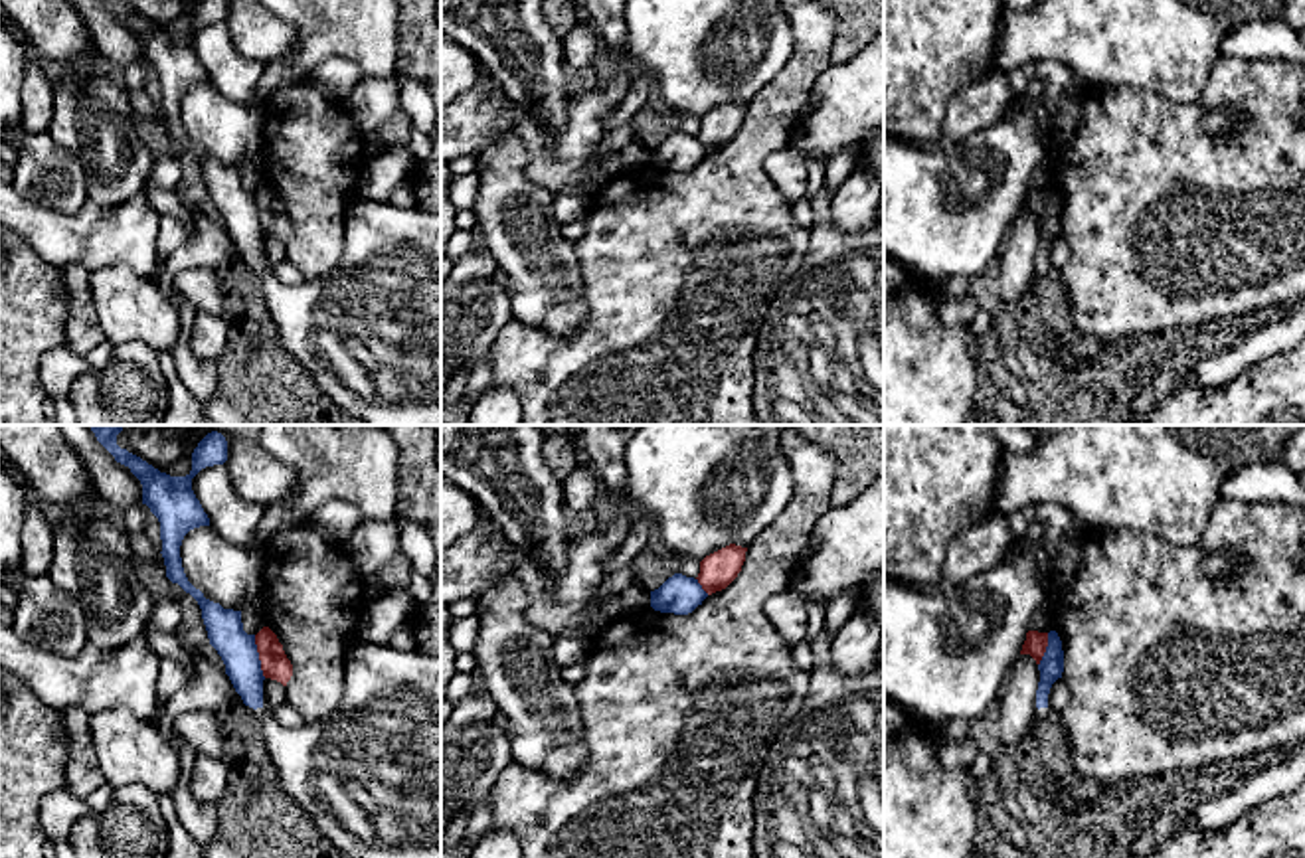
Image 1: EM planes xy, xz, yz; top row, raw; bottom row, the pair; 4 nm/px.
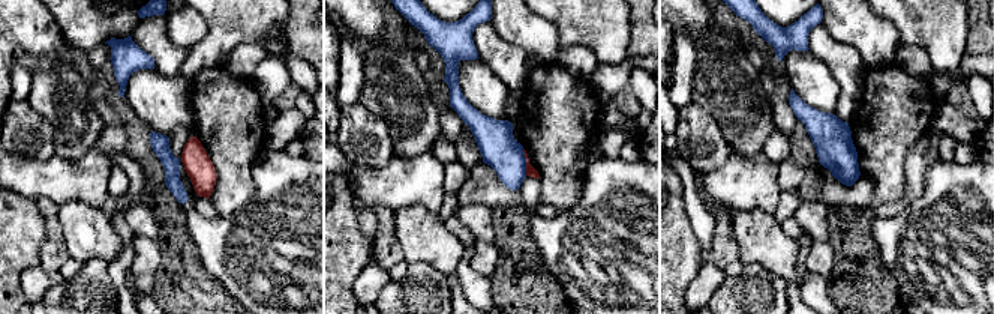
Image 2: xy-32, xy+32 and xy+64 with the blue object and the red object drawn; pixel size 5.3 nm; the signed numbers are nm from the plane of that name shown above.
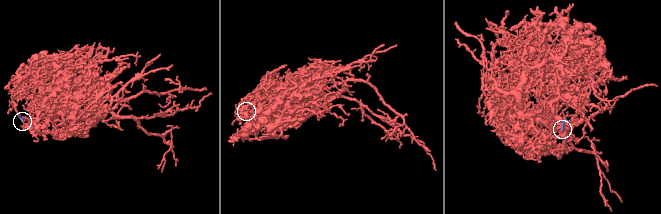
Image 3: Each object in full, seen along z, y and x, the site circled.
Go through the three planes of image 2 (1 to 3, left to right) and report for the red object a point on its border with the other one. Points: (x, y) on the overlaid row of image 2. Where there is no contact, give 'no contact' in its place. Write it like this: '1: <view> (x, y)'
1: no contact
2: xy+32 (525, 163)
3: no contact

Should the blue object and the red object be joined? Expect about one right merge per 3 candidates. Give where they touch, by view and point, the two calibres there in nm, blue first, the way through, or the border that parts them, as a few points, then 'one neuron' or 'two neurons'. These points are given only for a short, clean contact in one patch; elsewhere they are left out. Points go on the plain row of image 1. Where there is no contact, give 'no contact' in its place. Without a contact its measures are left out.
xy (258, 214) | 150/120 nm | along xy (254, 192), (260, 226), (265, 234) | two neurons

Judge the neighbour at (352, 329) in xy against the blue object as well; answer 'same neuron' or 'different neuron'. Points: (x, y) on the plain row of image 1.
same neuron

